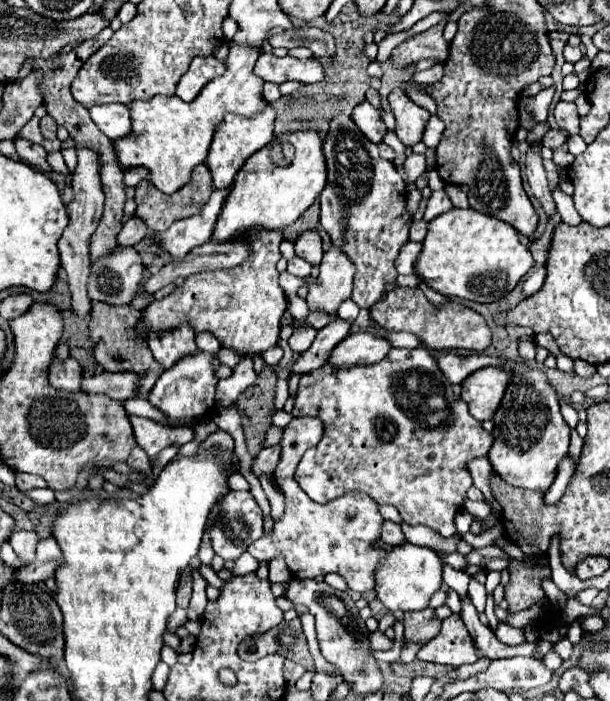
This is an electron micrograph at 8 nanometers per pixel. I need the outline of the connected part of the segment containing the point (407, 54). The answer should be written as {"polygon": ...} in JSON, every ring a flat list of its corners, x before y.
{"polygon":[[443,18,437,26,411,36,409,40,395,46,391,54,391,62,397,70,405,70,411,64,417,64,423,58,441,58,447,60,449,56,449,42,443,38,443,28,447,18]]}

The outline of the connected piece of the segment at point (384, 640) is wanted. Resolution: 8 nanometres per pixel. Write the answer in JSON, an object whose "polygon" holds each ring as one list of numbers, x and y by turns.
{"polygon":[[379,630,369,634,369,644,373,650,391,650,391,646,393,646,393,642]]}

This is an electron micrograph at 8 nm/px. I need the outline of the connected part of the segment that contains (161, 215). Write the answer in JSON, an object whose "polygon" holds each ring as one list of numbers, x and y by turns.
{"polygon":[[199,164,195,170,193,170,193,178,191,182,177,190,175,194,167,196,163,194,161,190,157,190,151,182,139,182,137,186,137,192,135,192,135,202,137,202,137,212,135,216,139,216,151,230,155,232,163,232,167,230,173,222,181,220,181,218,187,218,187,216,195,216,199,214,199,208,203,208,211,196,211,190,213,190,213,182,211,182,211,174,209,174,209,168,205,164]]}

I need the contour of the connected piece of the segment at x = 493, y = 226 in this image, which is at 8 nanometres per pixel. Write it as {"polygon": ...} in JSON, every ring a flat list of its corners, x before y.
{"polygon":[[451,208,433,218,415,262,415,274,435,292,481,304,507,296,531,268,533,256,521,234,503,220,479,214,473,208]]}

